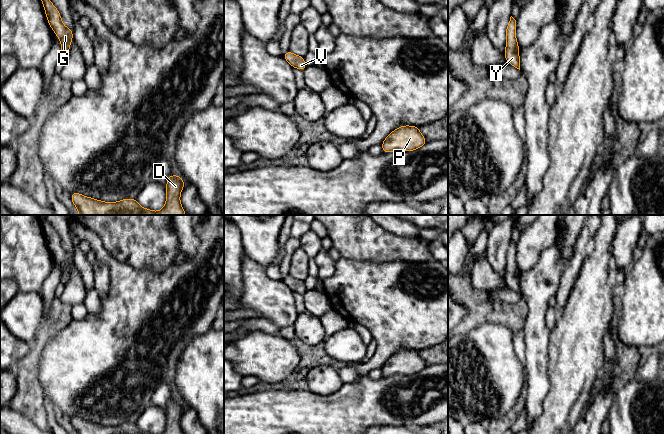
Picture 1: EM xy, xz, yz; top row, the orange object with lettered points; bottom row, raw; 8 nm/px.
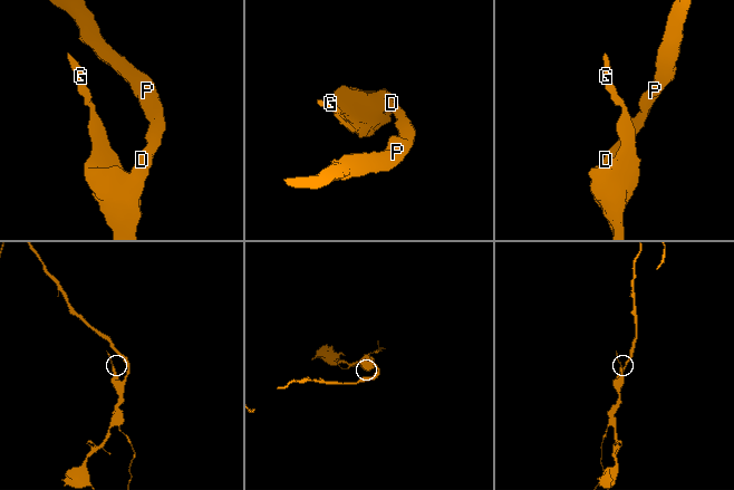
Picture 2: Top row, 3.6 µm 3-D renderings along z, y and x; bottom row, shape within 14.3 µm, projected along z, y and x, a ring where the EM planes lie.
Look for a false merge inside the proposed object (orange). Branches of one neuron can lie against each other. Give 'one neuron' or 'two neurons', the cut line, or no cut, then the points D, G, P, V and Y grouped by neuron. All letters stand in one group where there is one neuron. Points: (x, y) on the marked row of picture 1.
one neuron; no cut; D G P V Y

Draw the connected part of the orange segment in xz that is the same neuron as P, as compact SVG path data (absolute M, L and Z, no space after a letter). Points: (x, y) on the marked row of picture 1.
M400 126L389 133L381 146L384 153L396 150L410 152L421 148L427 142L426 138L420 133L418 126Z

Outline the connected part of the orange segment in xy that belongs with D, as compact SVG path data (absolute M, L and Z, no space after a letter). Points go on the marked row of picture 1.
M170 175L166 184L166 202L159 211L143 208L136 199L126 198L117 202L104 202L71 193L71 200L78 209L78 215L186 215L180 195L185 182L178 175Z

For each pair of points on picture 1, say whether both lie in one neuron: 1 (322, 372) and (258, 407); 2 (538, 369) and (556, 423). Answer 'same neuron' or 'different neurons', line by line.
1: different neurons
2: different neurons

